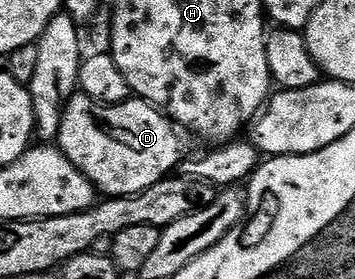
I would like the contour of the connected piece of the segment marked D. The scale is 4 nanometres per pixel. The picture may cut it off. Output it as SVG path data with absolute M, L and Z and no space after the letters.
M73 94L64 106L58 147L61 154L70 158L70 162L105 197L133 196L159 180L171 177L186 159L188 144L183 140L181 129L173 124L158 108L152 107L146 100L129 98L126 102L106 107L94 102L83 94Z

